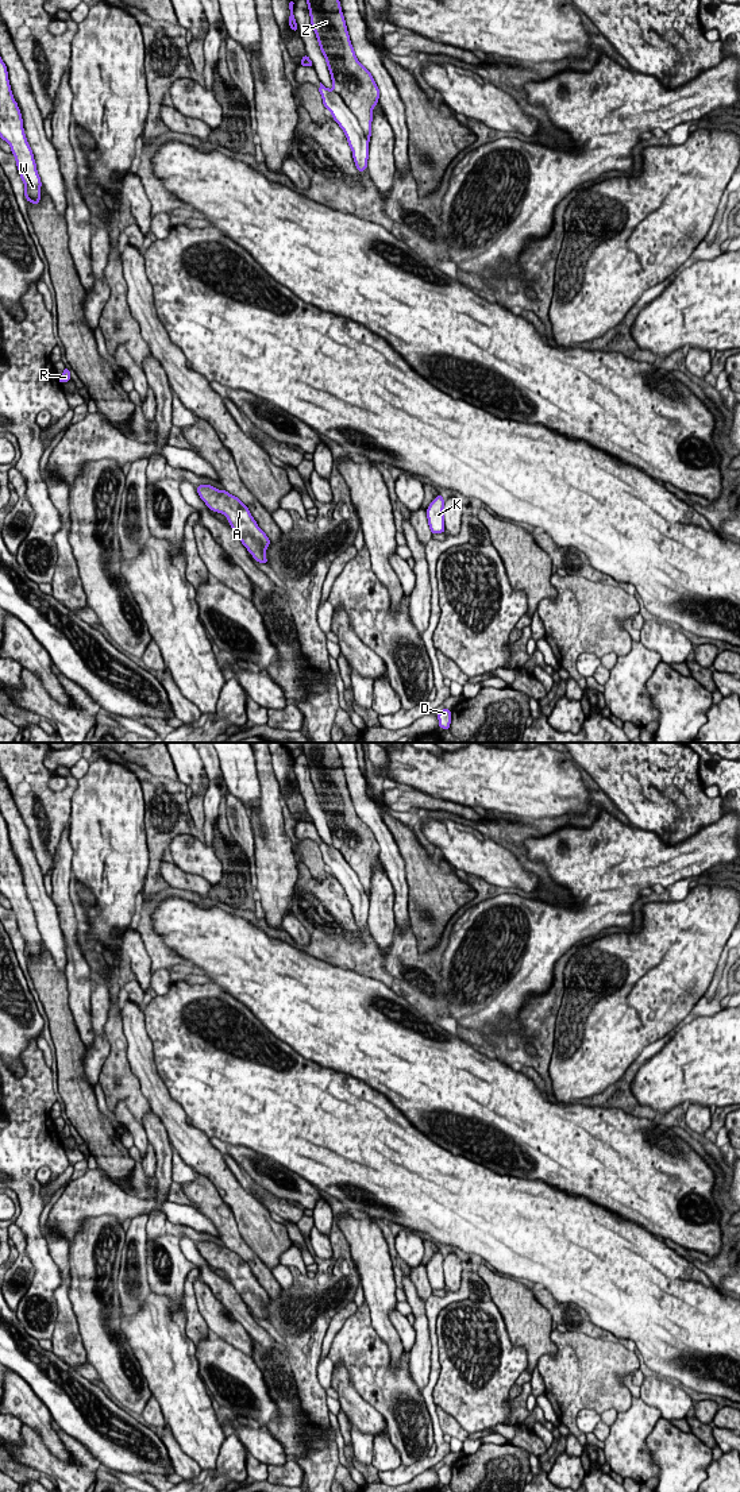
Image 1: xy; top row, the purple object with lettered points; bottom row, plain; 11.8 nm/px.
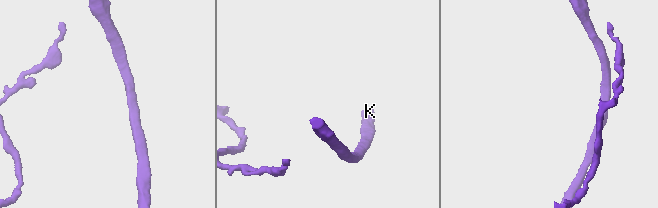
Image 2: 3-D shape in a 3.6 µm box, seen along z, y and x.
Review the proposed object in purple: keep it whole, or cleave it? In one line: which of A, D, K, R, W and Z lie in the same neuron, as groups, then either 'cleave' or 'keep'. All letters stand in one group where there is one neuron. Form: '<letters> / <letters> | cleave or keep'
A D K R W / Z | cleave

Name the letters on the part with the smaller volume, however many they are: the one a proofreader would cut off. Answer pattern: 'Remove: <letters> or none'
Remove: Z

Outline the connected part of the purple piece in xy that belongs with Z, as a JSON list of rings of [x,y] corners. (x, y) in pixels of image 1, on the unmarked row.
[[[302,743],[311,780],[325,814],[334,847],[355,871],[370,898],[373,865],[379,845],[371,829],[358,817],[350,797],[335,743]]]

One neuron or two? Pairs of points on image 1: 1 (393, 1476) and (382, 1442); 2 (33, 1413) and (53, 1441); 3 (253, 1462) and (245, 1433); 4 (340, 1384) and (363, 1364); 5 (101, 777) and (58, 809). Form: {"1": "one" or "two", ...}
{"1": "two", "2": "one", "3": "two", "4": "two", "5": "two"}

